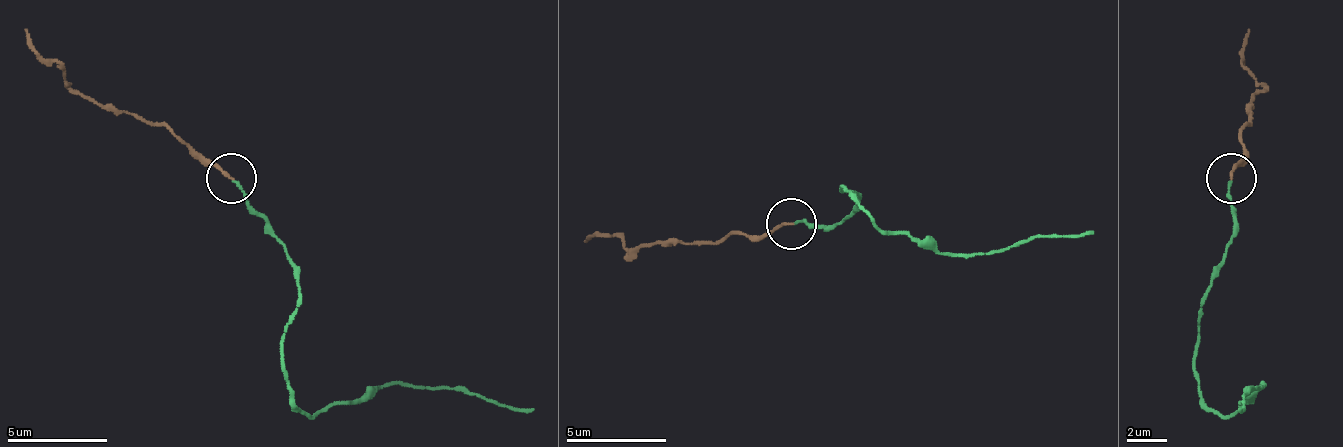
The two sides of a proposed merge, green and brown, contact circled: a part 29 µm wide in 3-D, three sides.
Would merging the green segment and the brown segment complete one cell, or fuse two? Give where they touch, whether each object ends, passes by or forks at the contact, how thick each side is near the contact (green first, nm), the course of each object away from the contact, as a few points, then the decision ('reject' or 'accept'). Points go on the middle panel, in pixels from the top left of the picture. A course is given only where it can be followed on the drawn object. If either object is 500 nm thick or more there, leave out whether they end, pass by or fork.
at (791, 224); green ends there; brown ends there; 120 nm thick on the green side, 150 nm on the other; green runs (792, 222), (832, 227), (857, 202), (842, 187), (877, 227), (927, 237), (942, 252), (987, 252), (1092, 232); brown runs (792, 222), (757, 237), (732, 232), (722, 242), (672, 242), (637, 247), (607, 237), (582, 242); reject

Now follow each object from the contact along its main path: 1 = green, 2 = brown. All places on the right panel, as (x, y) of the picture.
1: (1230, 180), (1235, 235), (1210, 285), (1195, 350), (1200, 400), (1235, 415), (1260, 385), (1240, 410)
2: (1230, 180), (1245, 160), (1240, 135), (1250, 125), (1255, 95), (1245, 65), (1250, 30)

